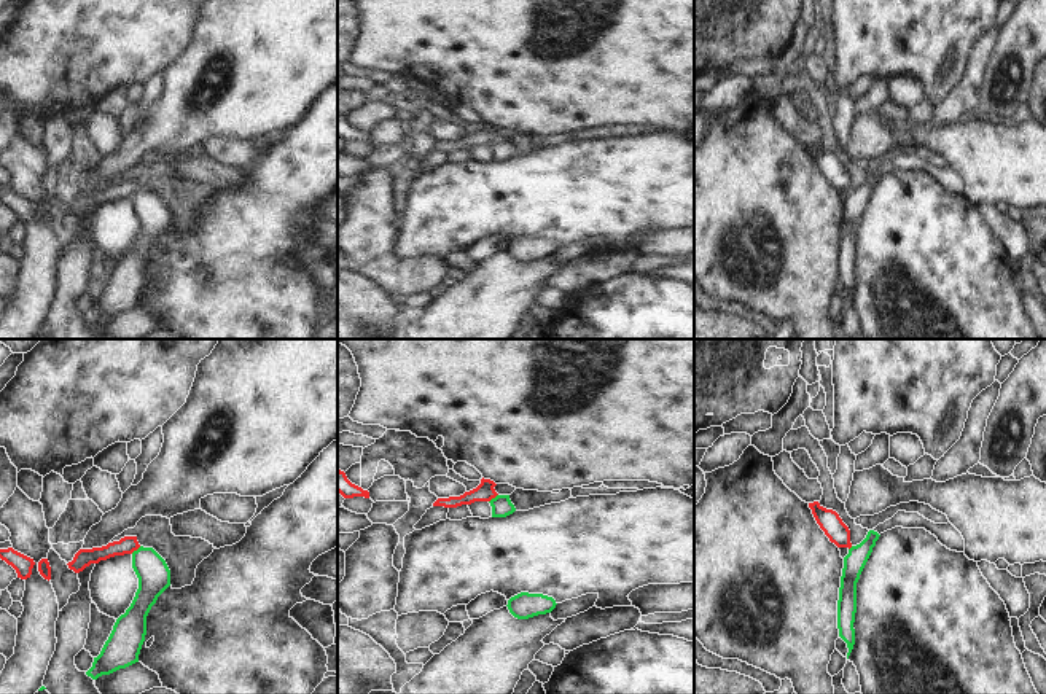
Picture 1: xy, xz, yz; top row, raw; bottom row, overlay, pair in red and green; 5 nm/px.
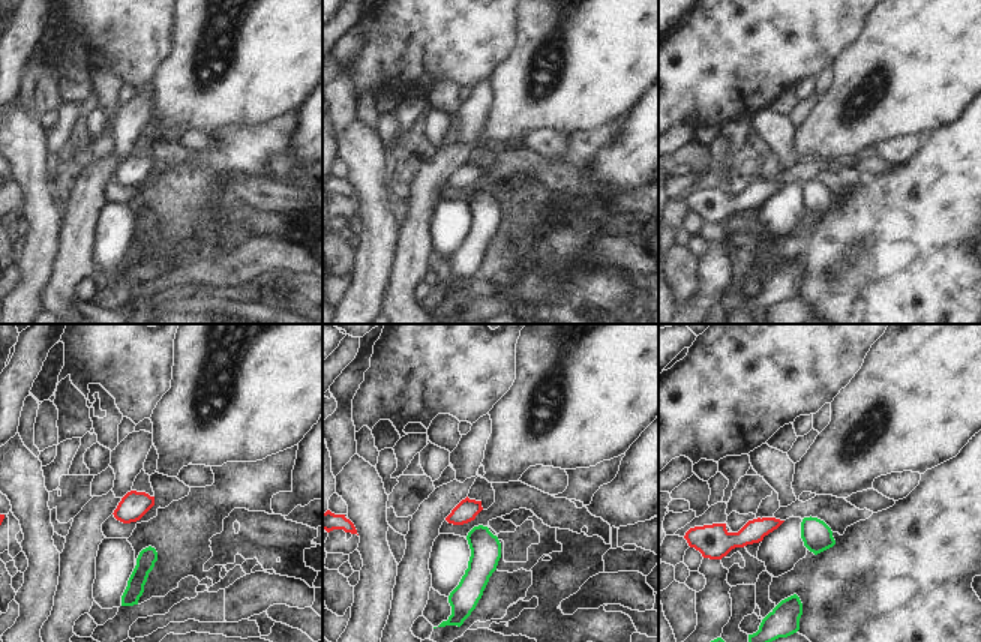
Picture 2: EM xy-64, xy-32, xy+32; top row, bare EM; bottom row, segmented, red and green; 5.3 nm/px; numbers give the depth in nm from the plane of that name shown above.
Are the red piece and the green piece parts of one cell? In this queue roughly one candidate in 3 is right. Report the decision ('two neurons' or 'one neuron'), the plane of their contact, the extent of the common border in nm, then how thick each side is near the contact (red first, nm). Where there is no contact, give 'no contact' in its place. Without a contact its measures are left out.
two neurons; contact in xy; length 70 nm; calibres 90 and 160 nm

